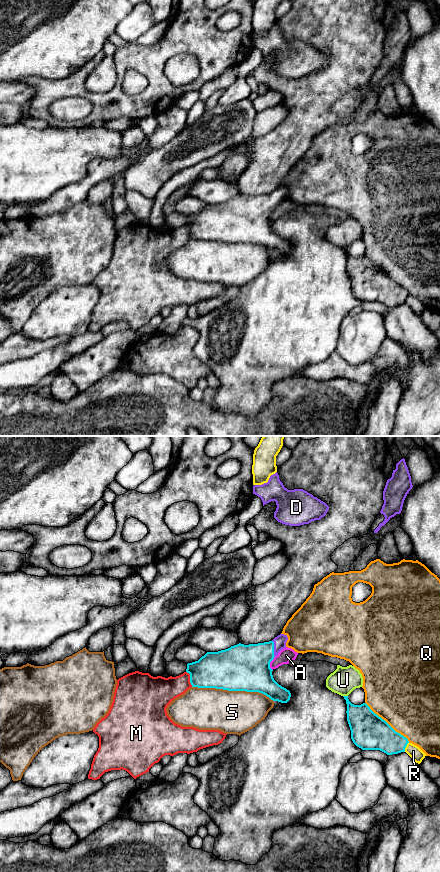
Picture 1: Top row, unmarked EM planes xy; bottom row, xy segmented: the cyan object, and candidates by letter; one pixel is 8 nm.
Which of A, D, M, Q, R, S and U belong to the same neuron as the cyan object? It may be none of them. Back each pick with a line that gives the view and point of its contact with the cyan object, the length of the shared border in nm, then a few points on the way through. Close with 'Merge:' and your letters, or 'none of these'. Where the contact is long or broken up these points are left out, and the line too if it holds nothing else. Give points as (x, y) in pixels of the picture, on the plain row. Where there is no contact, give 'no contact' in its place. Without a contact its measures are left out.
D: contact xy (273, 200); length 140 nm; way xy (248, 218), (258, 208), (273, 200), (280, 193)
Merge: D

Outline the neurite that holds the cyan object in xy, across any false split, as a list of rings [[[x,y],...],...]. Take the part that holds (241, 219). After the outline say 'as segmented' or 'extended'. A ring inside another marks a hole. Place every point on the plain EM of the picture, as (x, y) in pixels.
[[[280,186],[272,193],[258,196],[237,196],[218,204],[207,204],[198,213],[188,215],[186,224],[190,226],[192,239],[216,240],[228,243],[259,244],[273,253],[287,255],[291,245],[273,230],[270,214],[286,200],[287,187]]]; extended

